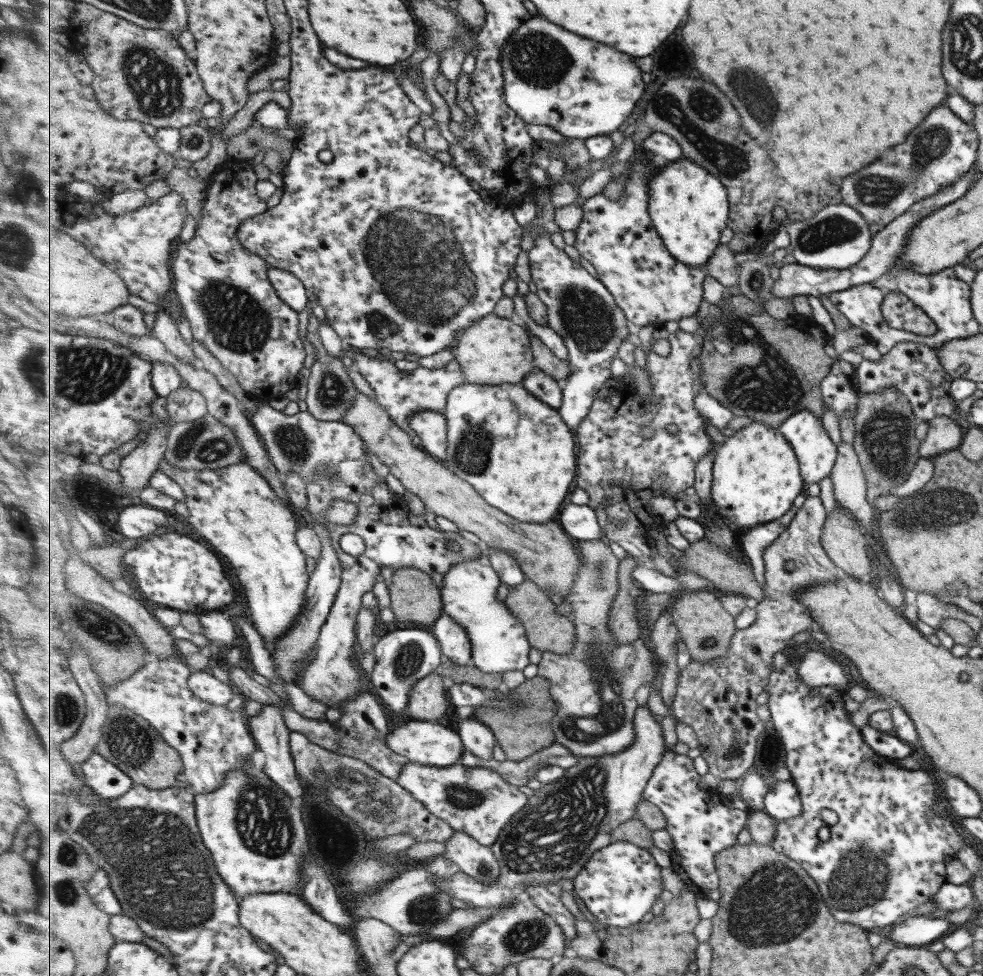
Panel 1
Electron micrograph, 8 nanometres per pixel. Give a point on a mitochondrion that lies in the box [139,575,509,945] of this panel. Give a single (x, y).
(263, 822)

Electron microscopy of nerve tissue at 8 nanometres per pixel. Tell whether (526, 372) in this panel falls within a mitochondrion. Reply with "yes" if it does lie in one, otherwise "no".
no

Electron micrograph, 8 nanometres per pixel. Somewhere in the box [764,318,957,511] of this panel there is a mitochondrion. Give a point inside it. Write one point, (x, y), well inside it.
(884, 436)

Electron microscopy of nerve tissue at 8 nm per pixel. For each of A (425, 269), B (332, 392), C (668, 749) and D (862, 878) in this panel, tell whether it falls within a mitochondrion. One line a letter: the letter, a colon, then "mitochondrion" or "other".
A: mitochondrion
B: mitochondrion
C: other
D: mitochondrion

